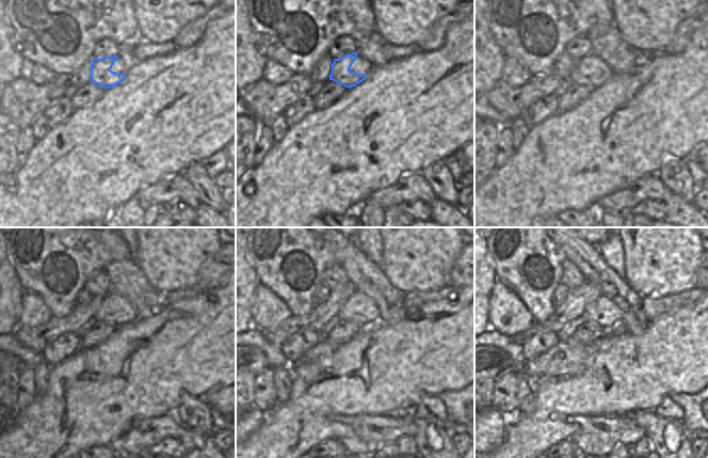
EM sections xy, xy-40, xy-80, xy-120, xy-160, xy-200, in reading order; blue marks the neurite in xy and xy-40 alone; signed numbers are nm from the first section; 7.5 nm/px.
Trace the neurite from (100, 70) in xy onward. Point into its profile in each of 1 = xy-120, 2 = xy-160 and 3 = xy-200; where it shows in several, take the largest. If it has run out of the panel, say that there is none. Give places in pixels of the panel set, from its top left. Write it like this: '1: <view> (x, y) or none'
1: xy-120 (115, 310)
2: xy-160 (359, 309)
3: xy-200 (604, 311)

